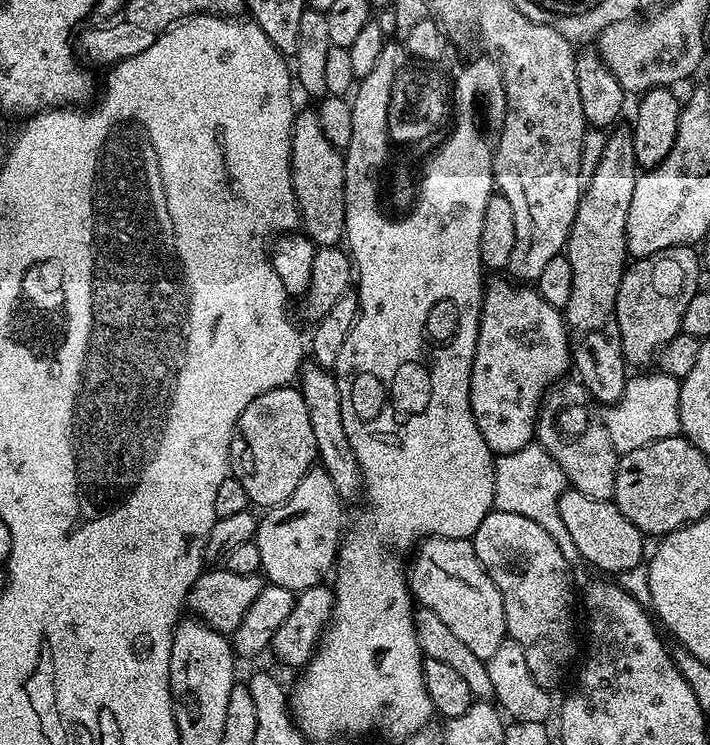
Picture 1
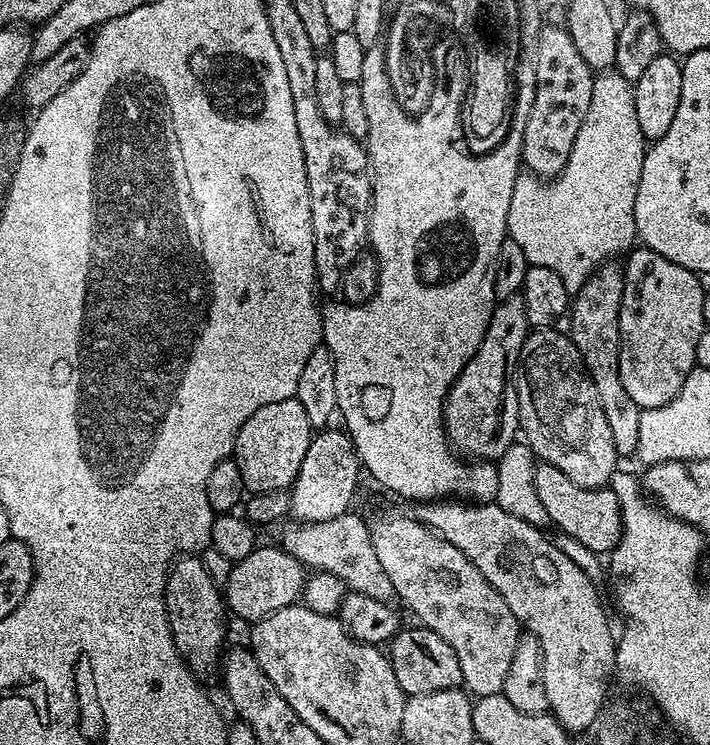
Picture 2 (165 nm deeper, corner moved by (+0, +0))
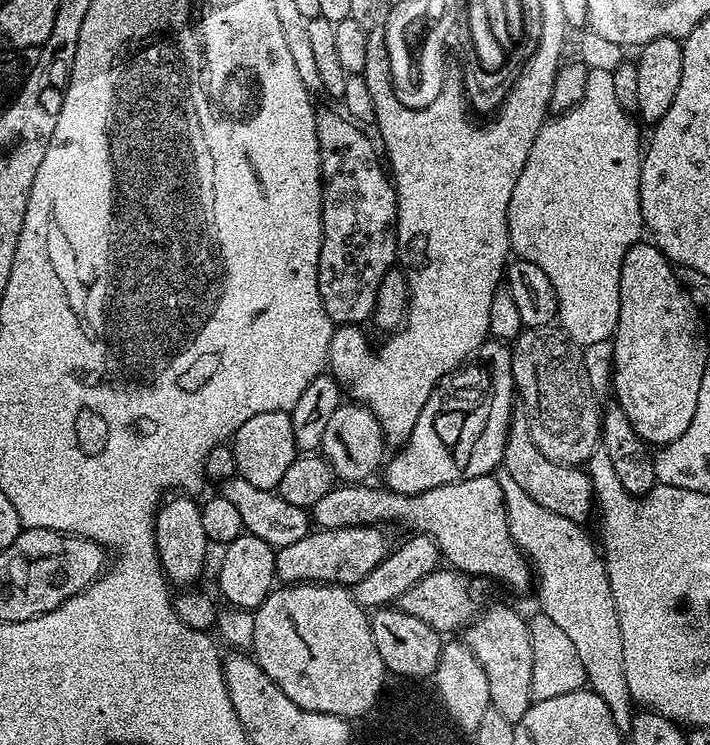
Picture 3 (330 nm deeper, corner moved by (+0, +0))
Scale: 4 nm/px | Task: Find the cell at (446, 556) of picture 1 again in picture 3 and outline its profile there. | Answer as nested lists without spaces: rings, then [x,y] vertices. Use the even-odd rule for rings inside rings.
[[[496,604],[492,609],[481,611],[462,632],[462,640],[467,644],[474,658],[485,671],[489,683],[491,707],[506,718],[513,726],[526,714],[528,705],[533,703],[530,673],[534,670],[534,650],[530,650],[530,630],[528,621],[512,608]]]

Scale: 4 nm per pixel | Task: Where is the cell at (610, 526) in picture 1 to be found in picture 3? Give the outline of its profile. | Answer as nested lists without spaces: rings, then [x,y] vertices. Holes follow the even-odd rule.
[[[520,406],[512,409],[512,421],[508,427],[502,468],[503,471],[510,474],[510,478],[514,478],[514,482],[518,482],[518,486],[522,486],[522,490],[526,490],[526,494],[530,494],[530,498],[534,498],[534,502],[538,502],[538,506],[546,506],[546,510],[550,510],[554,514],[562,514],[562,518],[570,518],[570,522],[583,525],[584,519],[594,512],[591,479],[588,477],[587,471],[583,467],[571,464],[555,464],[550,458],[546,458],[546,454],[542,454],[542,450],[538,450],[538,446],[534,446],[534,438],[530,438],[530,422],[526,418],[523,407]]]

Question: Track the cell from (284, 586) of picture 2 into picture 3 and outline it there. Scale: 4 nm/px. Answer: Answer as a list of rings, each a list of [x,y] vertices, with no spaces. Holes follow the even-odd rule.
[[[359,524],[349,528],[322,528],[310,530],[306,538],[290,542],[290,546],[276,553],[276,574],[285,585],[289,584],[338,584],[351,586],[362,582],[374,566],[388,555],[390,543],[376,526]]]

